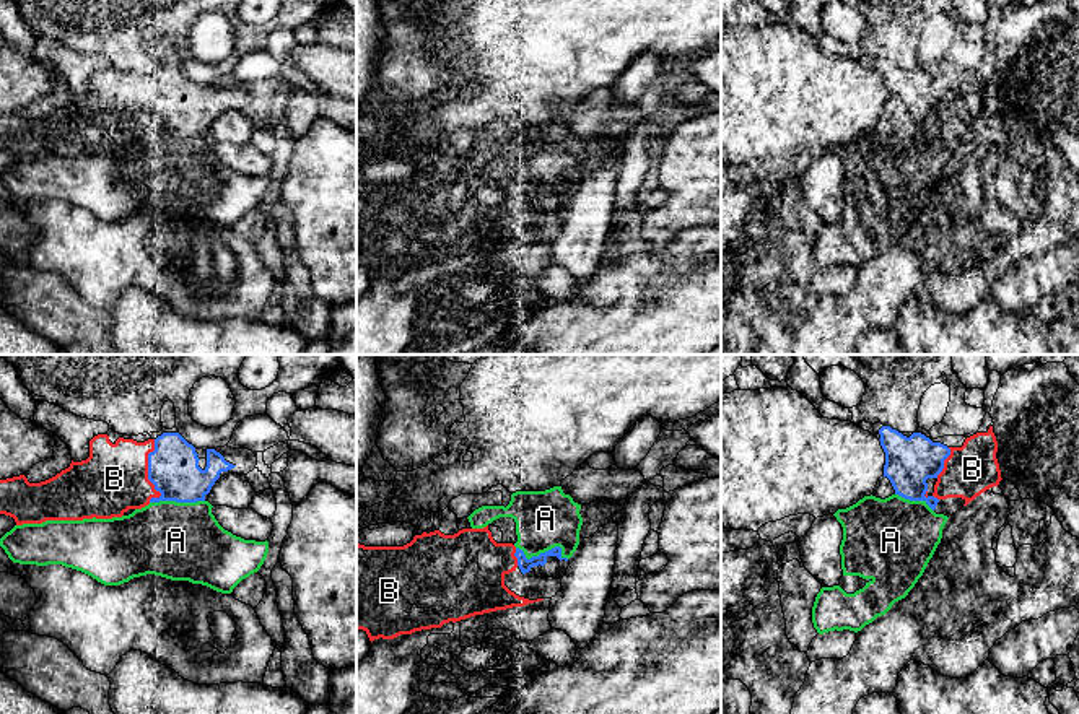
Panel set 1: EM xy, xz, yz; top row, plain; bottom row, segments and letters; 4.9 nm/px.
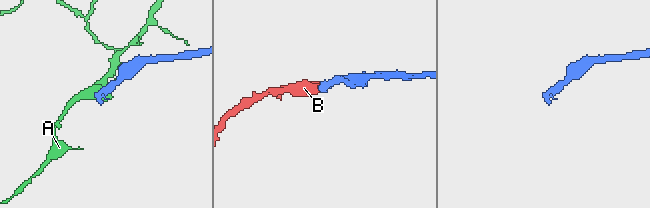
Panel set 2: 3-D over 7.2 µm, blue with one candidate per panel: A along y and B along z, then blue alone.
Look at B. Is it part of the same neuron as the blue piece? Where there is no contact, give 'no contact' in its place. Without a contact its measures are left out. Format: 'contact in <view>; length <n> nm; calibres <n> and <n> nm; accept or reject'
contact in xy; length 320 nm; calibres 260 and 340 nm; accept

